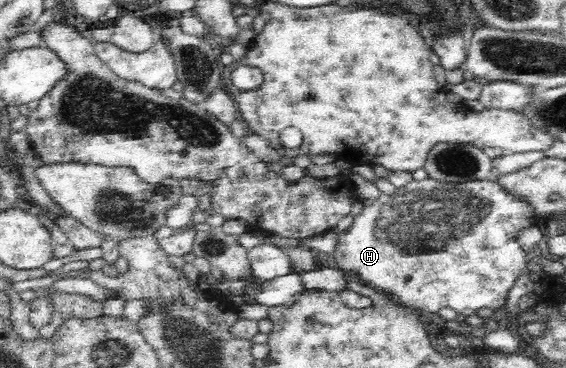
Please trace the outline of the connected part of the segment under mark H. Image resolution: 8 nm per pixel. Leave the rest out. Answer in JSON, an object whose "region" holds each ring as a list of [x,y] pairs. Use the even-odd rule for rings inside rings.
{"region":[[[429,177],[421,181],[413,178],[391,195],[381,194],[353,217],[339,231],[333,255],[339,270],[355,273],[359,283],[389,295],[397,305],[417,313],[438,313],[442,308],[451,308],[457,314],[472,317],[483,307],[494,311],[505,307],[515,281],[526,272],[530,261],[530,255],[517,242],[517,233],[534,224],[537,220],[527,203],[509,195],[493,179],[459,184]]]}

